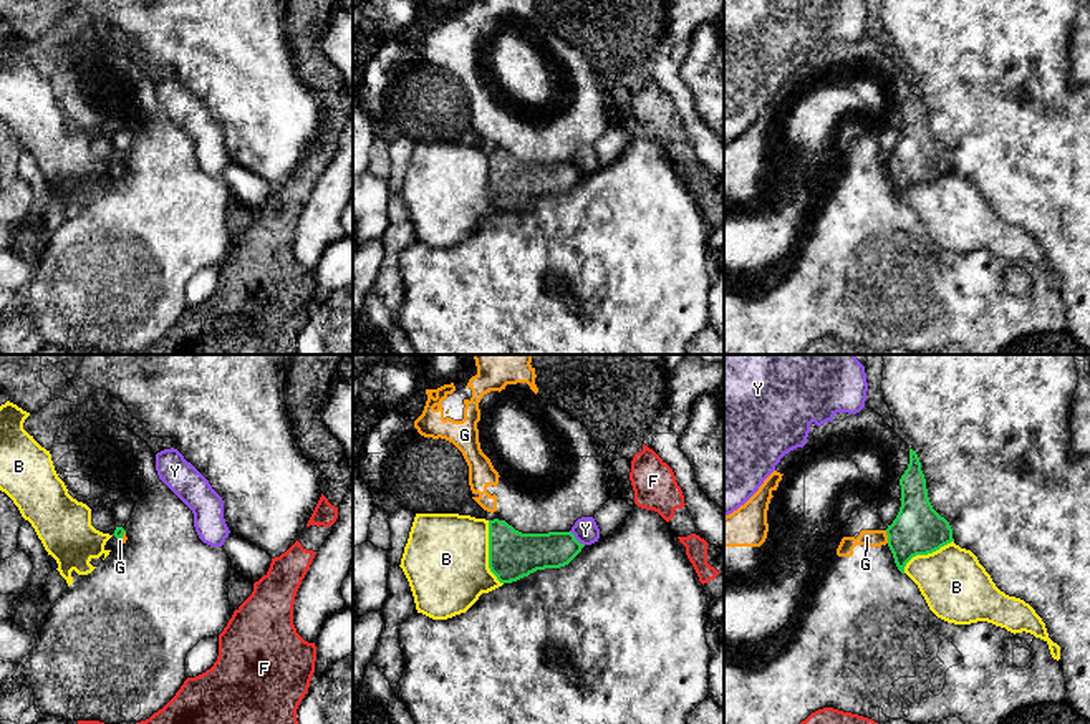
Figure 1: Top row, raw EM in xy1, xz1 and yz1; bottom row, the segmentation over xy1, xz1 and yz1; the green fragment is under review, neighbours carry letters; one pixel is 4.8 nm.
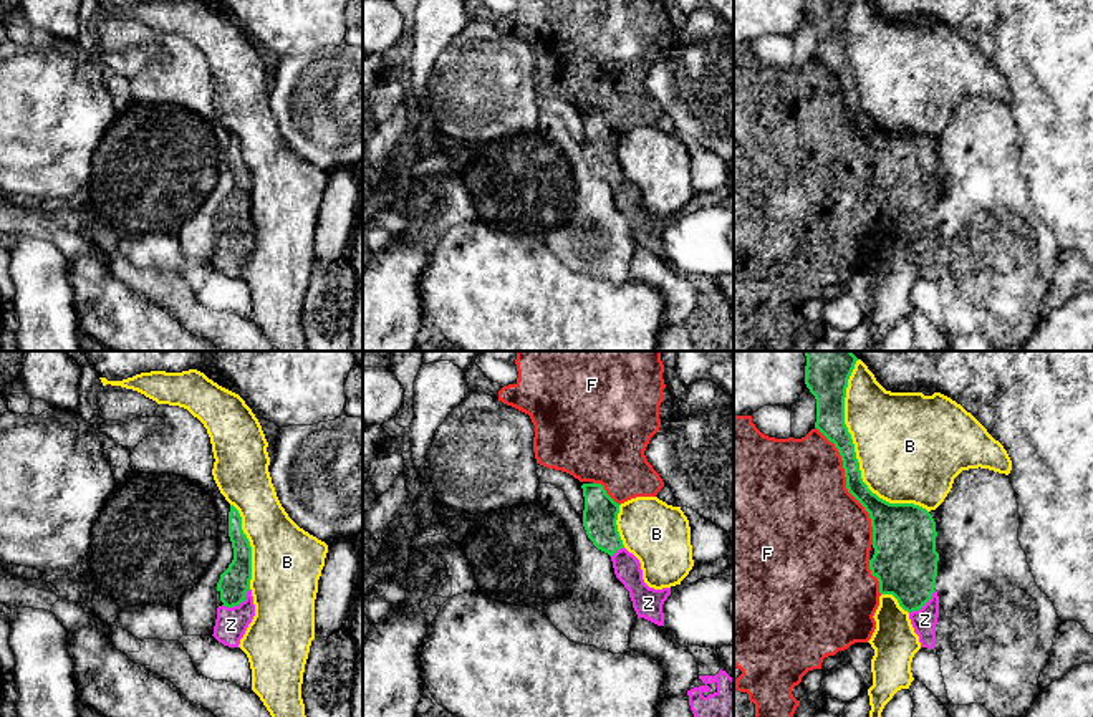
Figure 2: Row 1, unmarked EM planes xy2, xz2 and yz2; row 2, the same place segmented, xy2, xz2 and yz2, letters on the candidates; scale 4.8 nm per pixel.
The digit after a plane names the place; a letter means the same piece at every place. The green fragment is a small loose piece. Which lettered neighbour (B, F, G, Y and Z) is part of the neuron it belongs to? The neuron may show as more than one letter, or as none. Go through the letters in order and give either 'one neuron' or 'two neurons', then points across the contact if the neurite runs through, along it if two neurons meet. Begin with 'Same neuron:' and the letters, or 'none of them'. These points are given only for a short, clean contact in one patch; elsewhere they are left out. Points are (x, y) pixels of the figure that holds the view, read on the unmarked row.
Same neuron: Z
B: two neurons
F: two neurons
G: two neurons; border yz1 (885, 159), (888, 171)
Y: two neurons
Z: one neuron; way xy2 (234, 211), (237, 234), (231, 254)

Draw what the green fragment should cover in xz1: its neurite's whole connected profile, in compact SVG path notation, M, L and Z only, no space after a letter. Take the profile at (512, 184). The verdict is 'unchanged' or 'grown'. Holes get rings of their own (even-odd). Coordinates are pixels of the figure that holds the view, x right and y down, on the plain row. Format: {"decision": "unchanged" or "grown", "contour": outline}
{"decision": "unchanged", "contour": "M489 149L489 197L500 212L565 195L583 176L572 161L522 162L505 149Z"}

